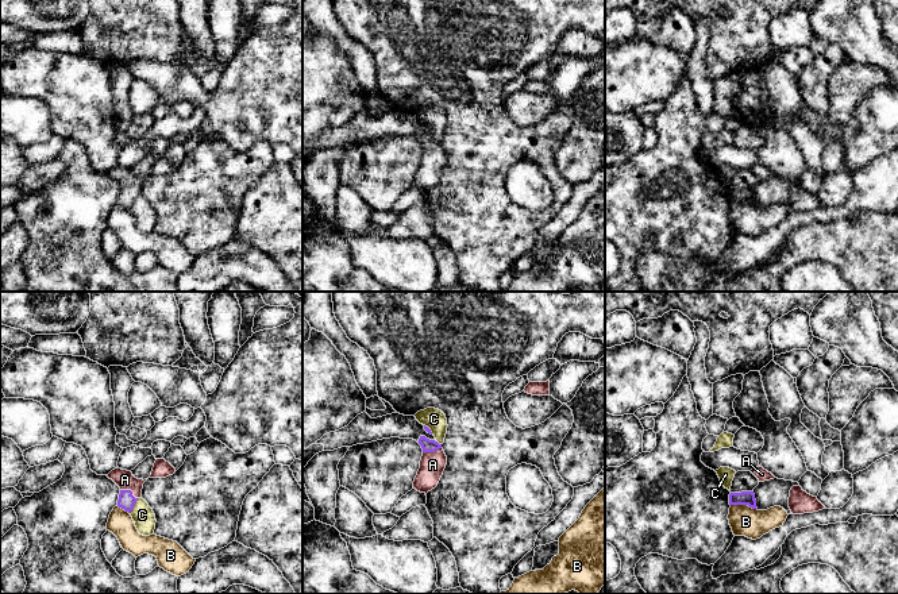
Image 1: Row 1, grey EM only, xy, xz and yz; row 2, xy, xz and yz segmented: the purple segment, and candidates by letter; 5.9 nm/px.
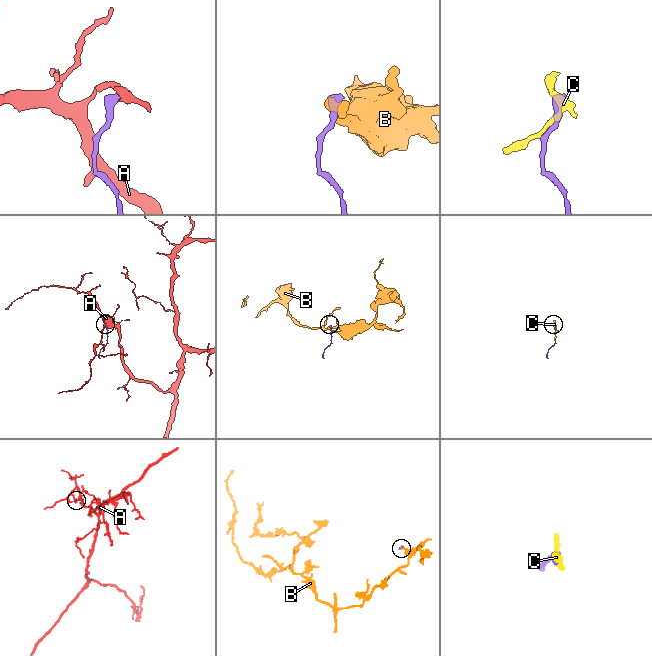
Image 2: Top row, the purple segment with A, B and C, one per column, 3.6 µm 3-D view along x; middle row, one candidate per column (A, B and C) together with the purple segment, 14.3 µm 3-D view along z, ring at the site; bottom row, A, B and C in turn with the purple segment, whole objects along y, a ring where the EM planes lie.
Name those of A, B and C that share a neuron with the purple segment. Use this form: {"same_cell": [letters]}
{"same_cell": ["A"]}

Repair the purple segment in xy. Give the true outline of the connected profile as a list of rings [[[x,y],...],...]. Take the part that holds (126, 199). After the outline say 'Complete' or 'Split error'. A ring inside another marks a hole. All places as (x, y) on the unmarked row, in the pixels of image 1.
[[[119,165],[112,167],[107,174],[120,185],[117,204],[130,211],[136,197],[142,194],[143,181],[147,177],[138,177],[131,169]]]. Split error

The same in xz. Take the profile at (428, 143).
[[[420,134],[419,142],[423,146],[423,154],[413,180],[413,186],[427,192],[438,184],[447,162],[447,154],[442,142],[435,138]]]. Split error

